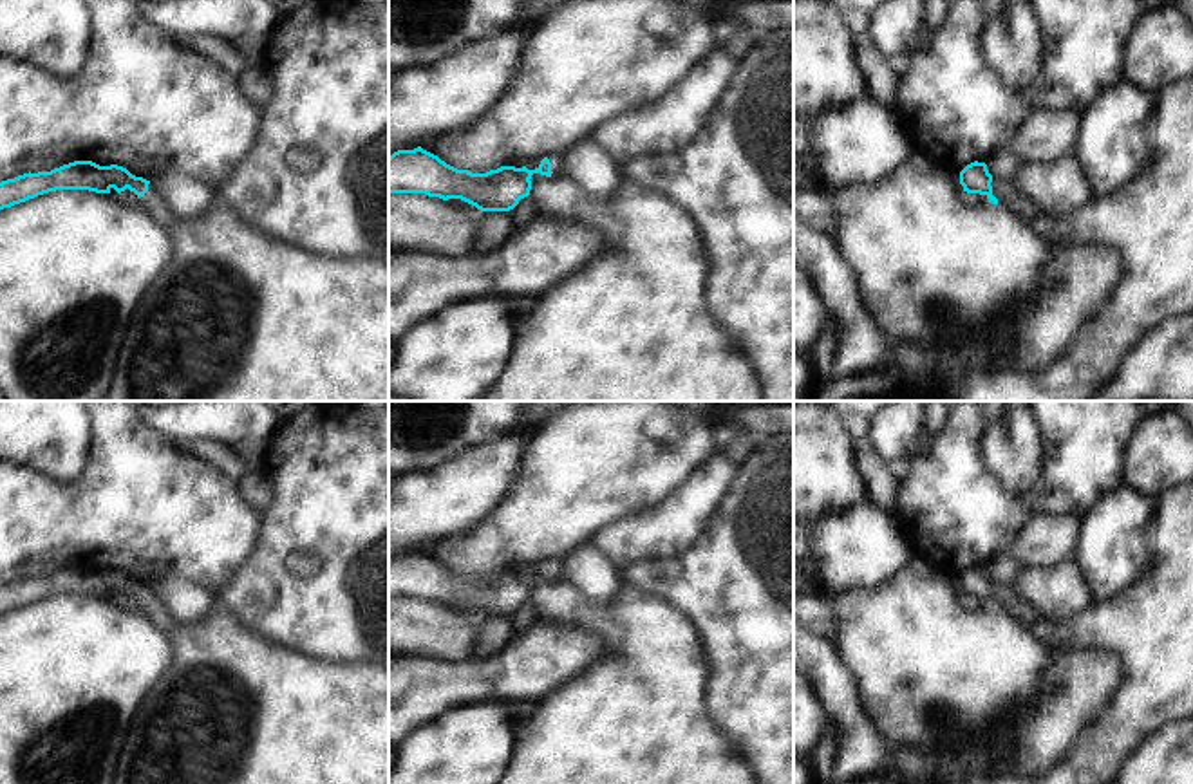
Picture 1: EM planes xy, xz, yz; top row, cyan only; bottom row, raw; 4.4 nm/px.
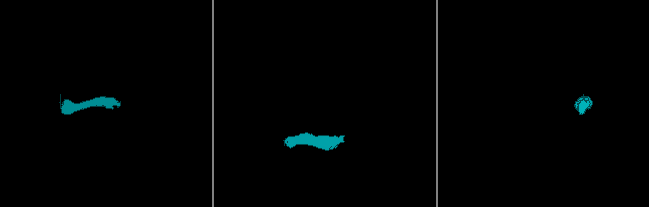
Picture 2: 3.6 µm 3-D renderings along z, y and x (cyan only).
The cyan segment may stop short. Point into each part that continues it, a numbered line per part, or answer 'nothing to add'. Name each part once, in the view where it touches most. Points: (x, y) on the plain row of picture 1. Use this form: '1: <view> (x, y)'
1: xz (555, 566)

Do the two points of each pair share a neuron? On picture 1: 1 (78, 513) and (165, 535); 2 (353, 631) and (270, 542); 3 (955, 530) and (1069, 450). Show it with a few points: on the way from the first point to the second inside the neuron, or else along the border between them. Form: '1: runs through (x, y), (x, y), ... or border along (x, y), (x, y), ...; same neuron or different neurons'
1: runs through (100, 515), (143, 515); same neuron
2: runs through (326, 615), (315, 615), (270, 569); same neuron
3: runs through (987, 519), (1023, 508), (1052, 483); same neuron

